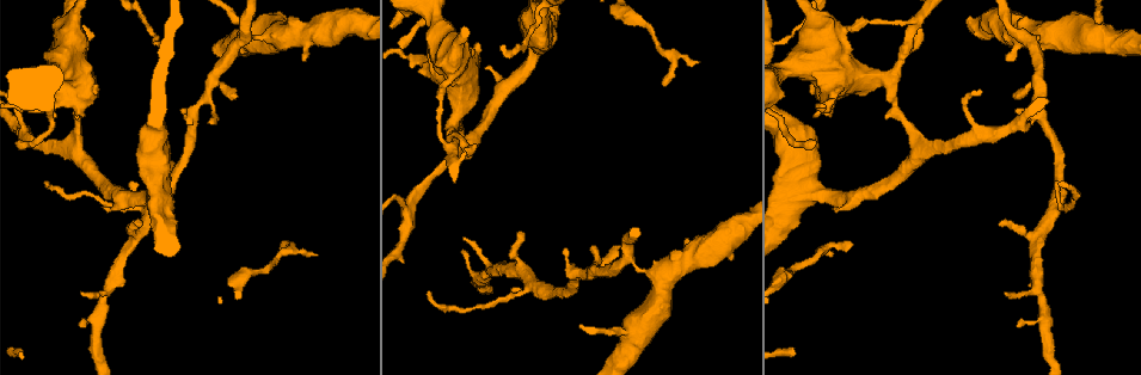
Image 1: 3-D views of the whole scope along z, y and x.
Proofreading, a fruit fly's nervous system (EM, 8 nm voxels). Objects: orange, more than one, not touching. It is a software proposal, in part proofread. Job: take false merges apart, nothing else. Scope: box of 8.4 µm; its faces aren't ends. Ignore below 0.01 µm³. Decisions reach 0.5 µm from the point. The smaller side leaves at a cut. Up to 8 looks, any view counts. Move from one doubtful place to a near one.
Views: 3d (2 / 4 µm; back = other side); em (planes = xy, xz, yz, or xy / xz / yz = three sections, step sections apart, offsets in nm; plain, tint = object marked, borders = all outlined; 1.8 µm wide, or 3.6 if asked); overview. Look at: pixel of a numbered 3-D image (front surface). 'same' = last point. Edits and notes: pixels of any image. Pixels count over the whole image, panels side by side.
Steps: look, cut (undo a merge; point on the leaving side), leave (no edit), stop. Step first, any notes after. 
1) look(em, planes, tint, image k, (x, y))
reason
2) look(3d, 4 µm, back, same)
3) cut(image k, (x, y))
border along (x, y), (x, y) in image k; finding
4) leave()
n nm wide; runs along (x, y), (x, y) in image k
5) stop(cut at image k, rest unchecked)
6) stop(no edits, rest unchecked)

look(em, xy, step 16, borders, image 1, (636, 19))
calibre changes

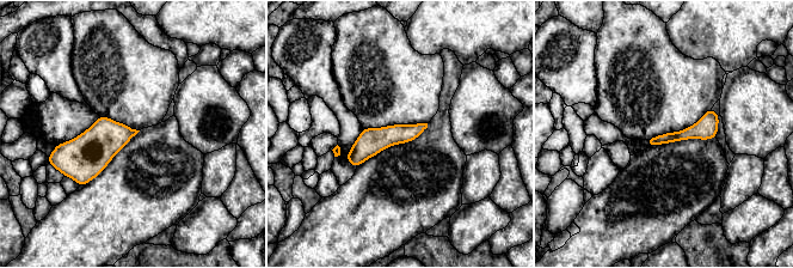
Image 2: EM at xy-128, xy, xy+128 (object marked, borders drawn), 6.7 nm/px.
leave()
80 nm wide; all the same neuron

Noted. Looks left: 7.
look(em, xz, step 16, borders, image 1, (593, 272))

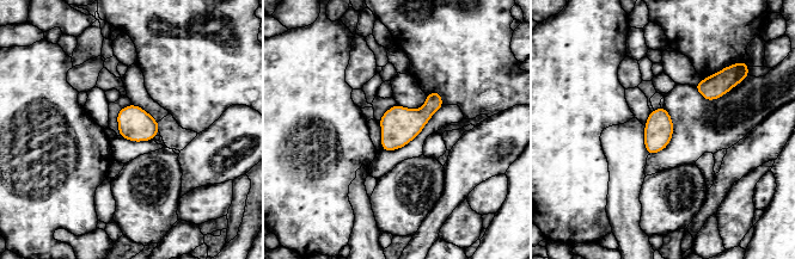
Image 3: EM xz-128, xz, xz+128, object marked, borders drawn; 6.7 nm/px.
leave()
continuous, no second neuron

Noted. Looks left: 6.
look(3d, 2 µm, image 1, (974, 134))
side arm on a straight run

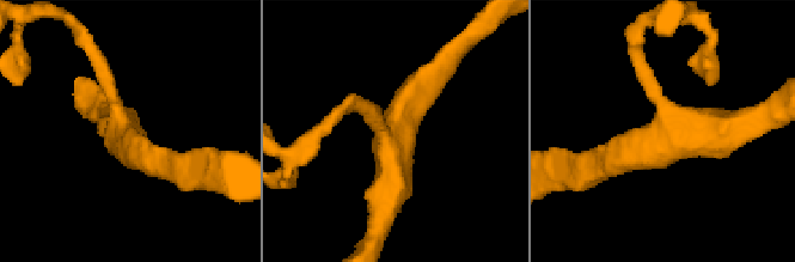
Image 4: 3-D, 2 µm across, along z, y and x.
look(em, 3.6 µm, planes, tint, image 4, (125, 142))
3 arms; shape alone is not enough

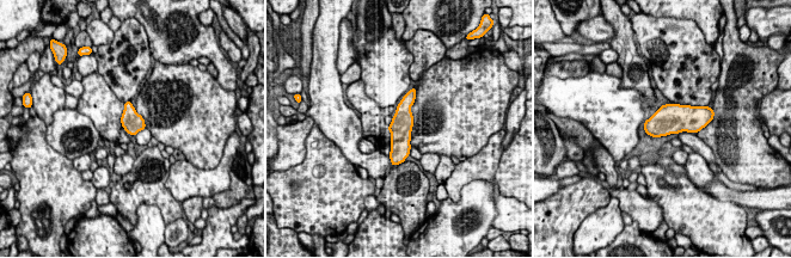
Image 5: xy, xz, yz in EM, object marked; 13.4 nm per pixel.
leave()
one neuron here

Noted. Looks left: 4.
look(3d, 4 µm, image 1, (820, 66))
thick turns thin

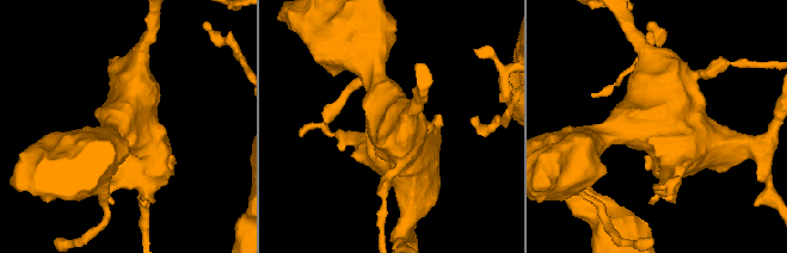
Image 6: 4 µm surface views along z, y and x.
look(em, 3.6 µm, xz, step 16, tint, image 6, (662, 126))
need the tissue

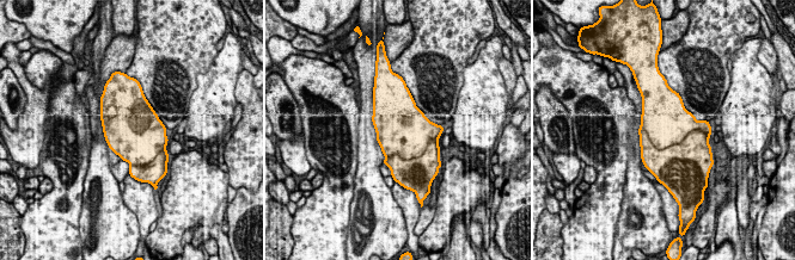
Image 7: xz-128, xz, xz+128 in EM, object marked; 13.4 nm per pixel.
look(em, 3.6 µm, planes, borders, same)
cut it another way

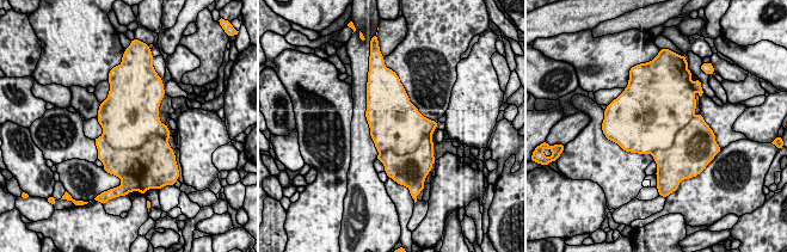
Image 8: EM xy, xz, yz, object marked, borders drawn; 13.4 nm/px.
cut(image 8, (129, 131))
750 nm wide; border along (102, 135), (118, 149), (165, 137) in image 8; two neurons meet here

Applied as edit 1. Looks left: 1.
stop(cut at image 8, rest unchecked)

